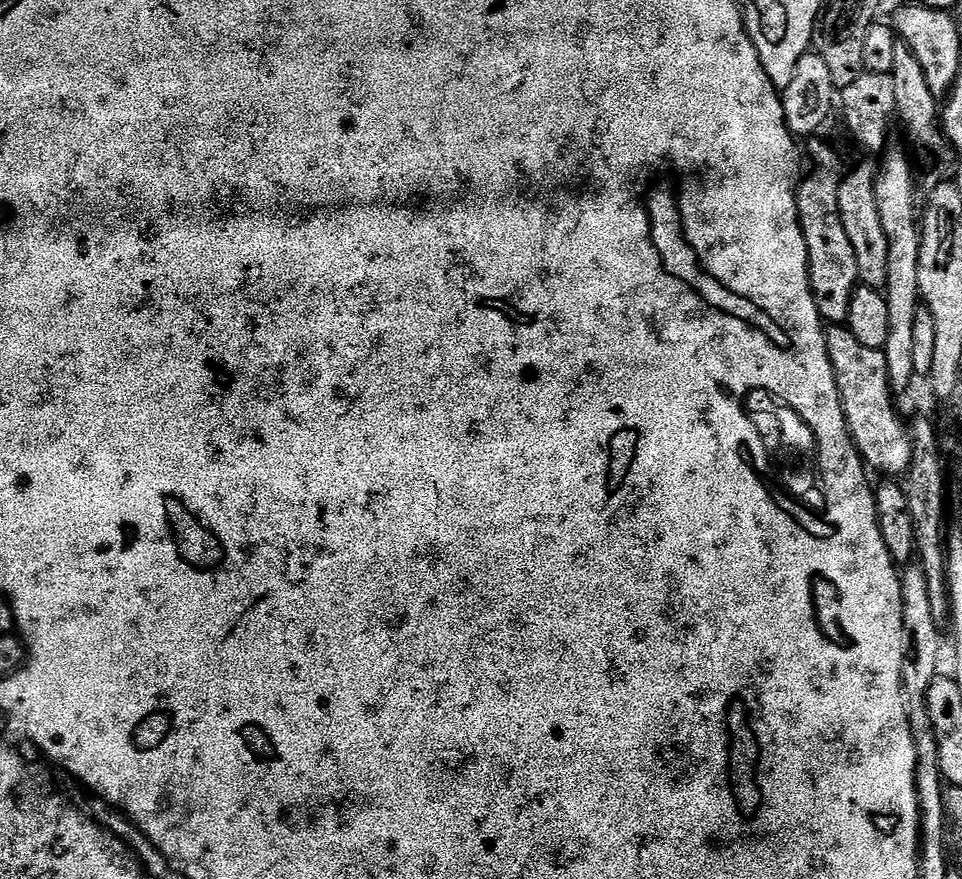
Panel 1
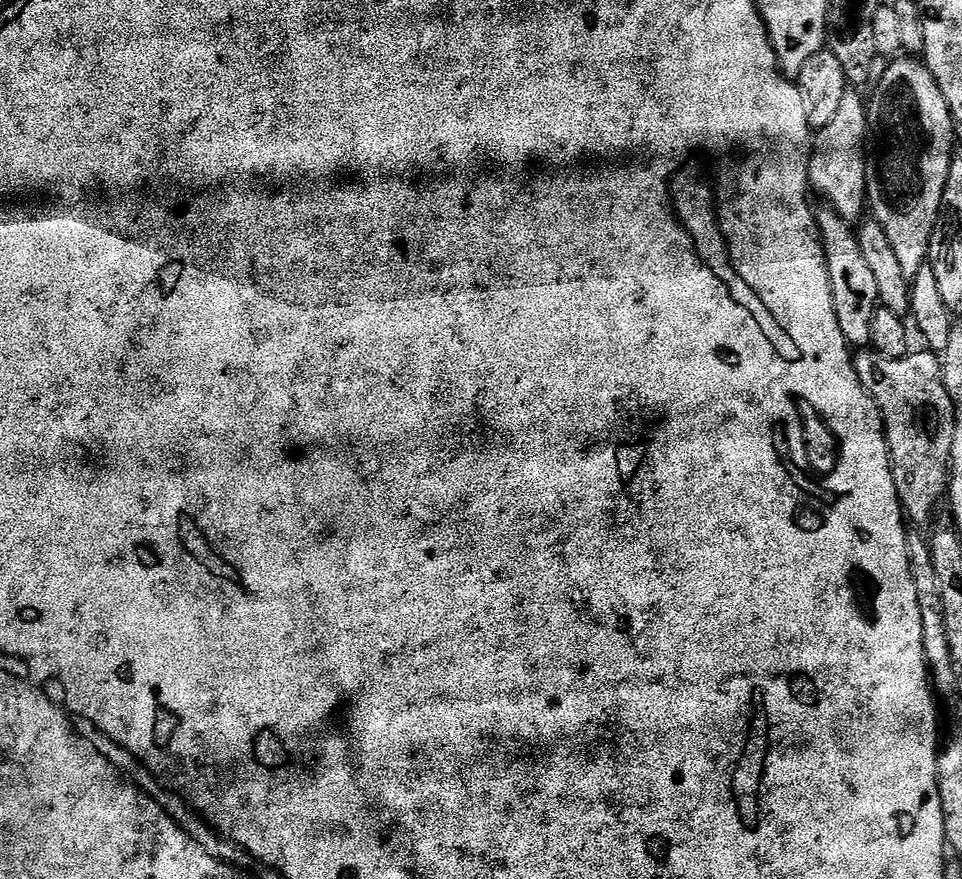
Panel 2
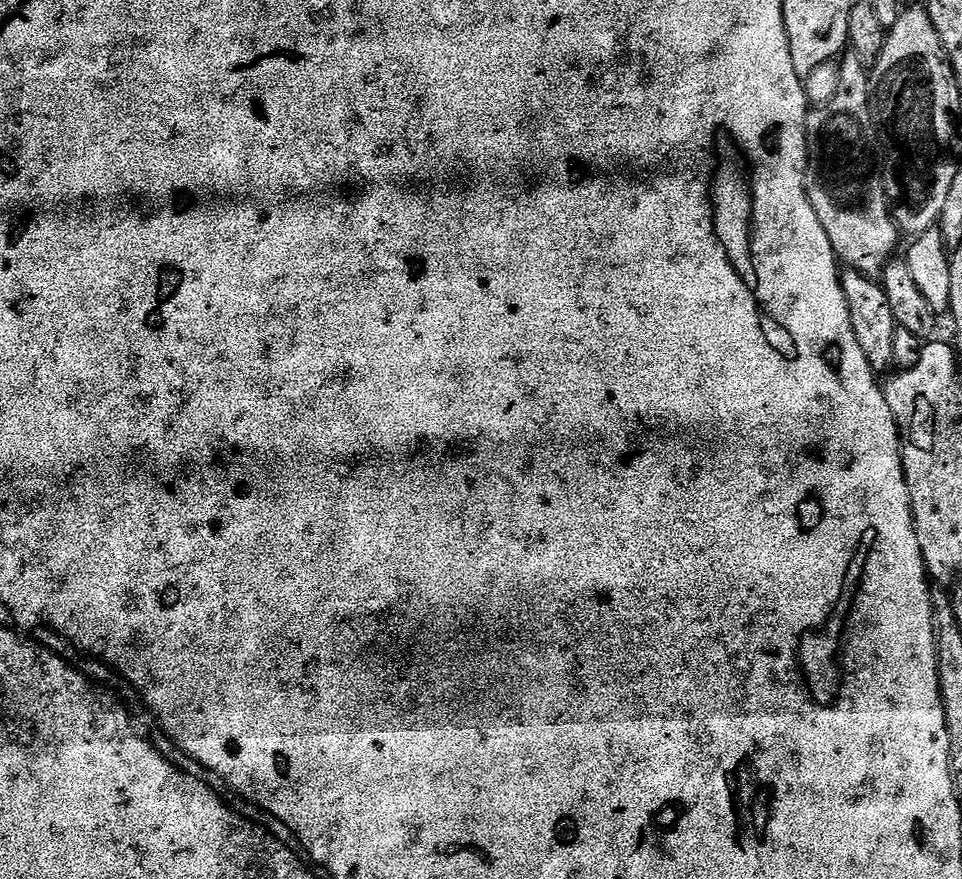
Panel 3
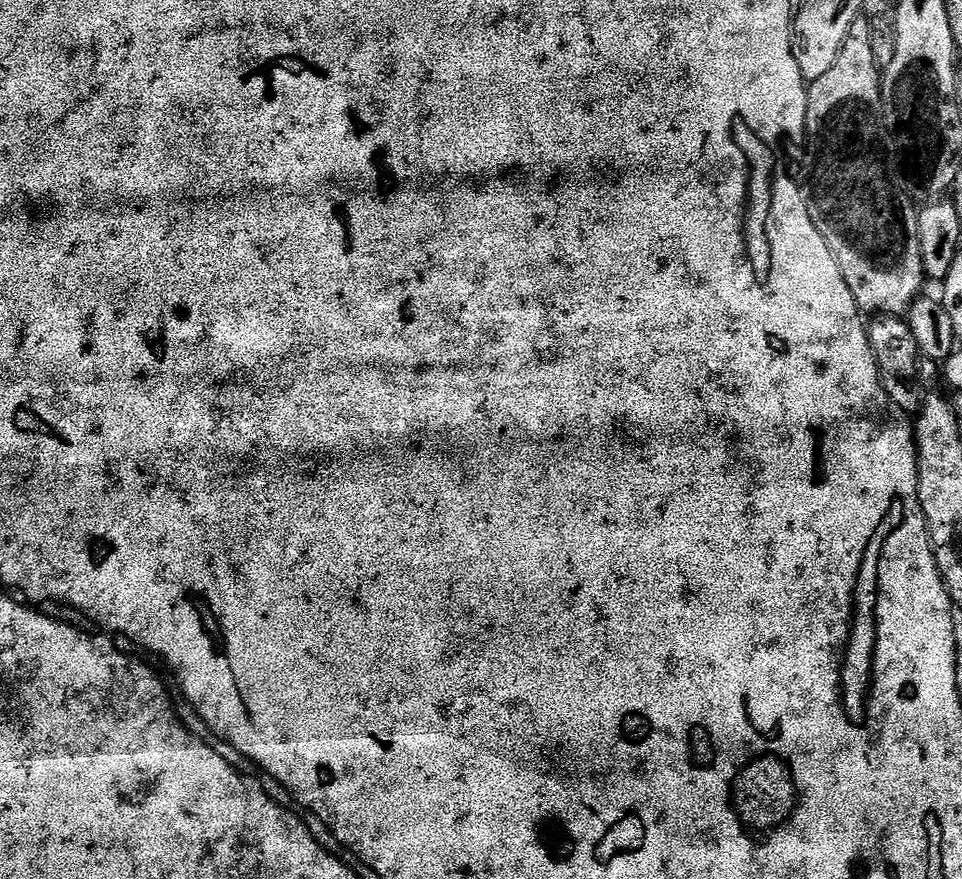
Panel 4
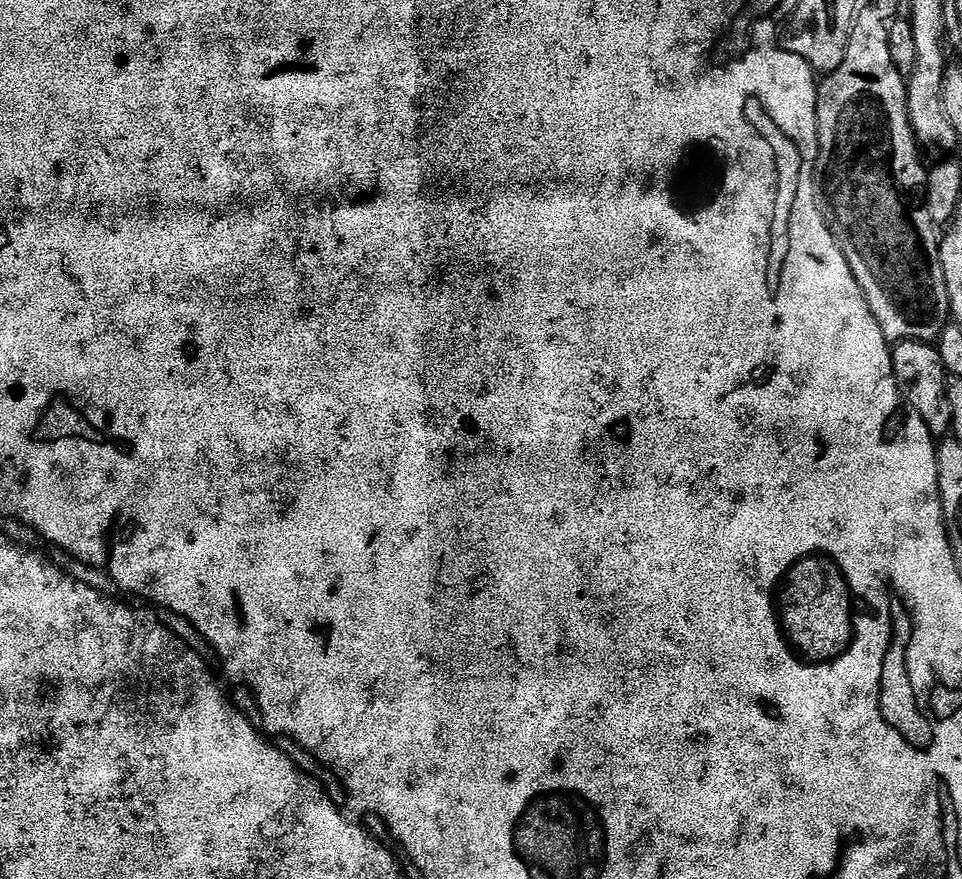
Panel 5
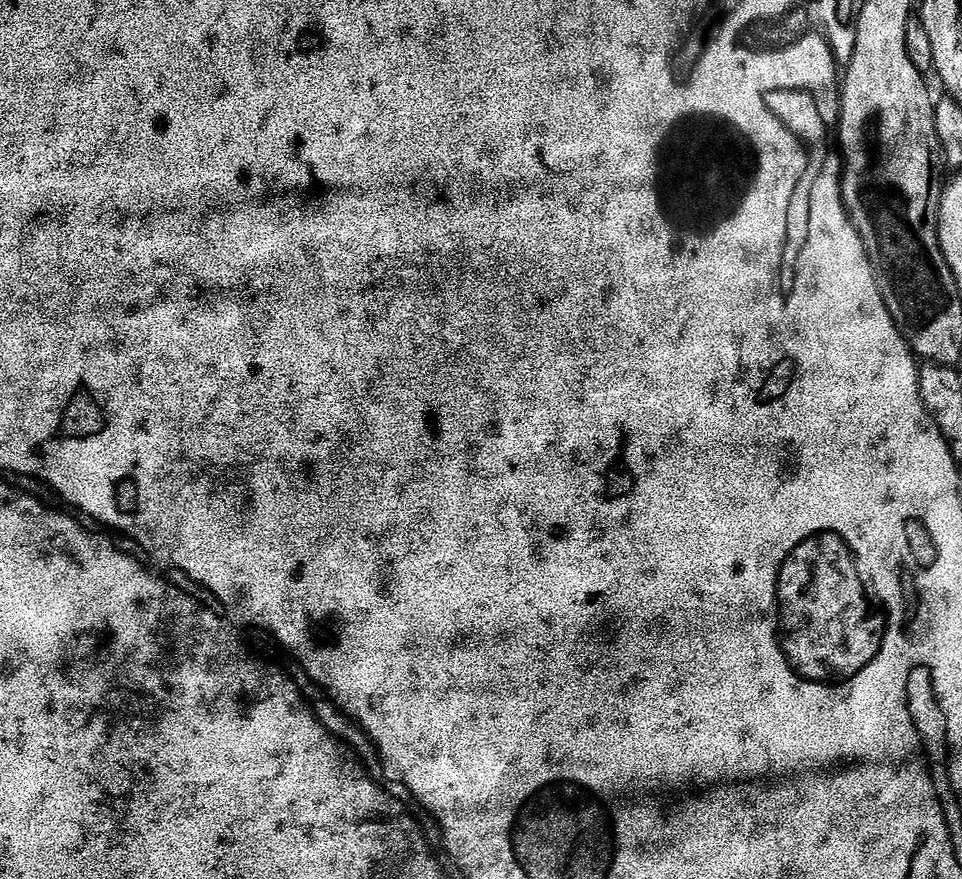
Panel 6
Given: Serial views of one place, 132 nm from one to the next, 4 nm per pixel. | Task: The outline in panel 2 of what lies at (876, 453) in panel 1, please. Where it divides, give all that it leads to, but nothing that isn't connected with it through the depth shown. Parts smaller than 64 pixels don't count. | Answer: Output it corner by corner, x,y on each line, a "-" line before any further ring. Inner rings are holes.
872,350
855,353
854,365
862,386
868,389
884,419
884,436
888,440
890,466
901,509
909,521
924,524
932,516
936,503
946,496
946,460
940,457
936,441
936,408
932,399
938,396
940,362
937,353
914,351
899,360
888,360

